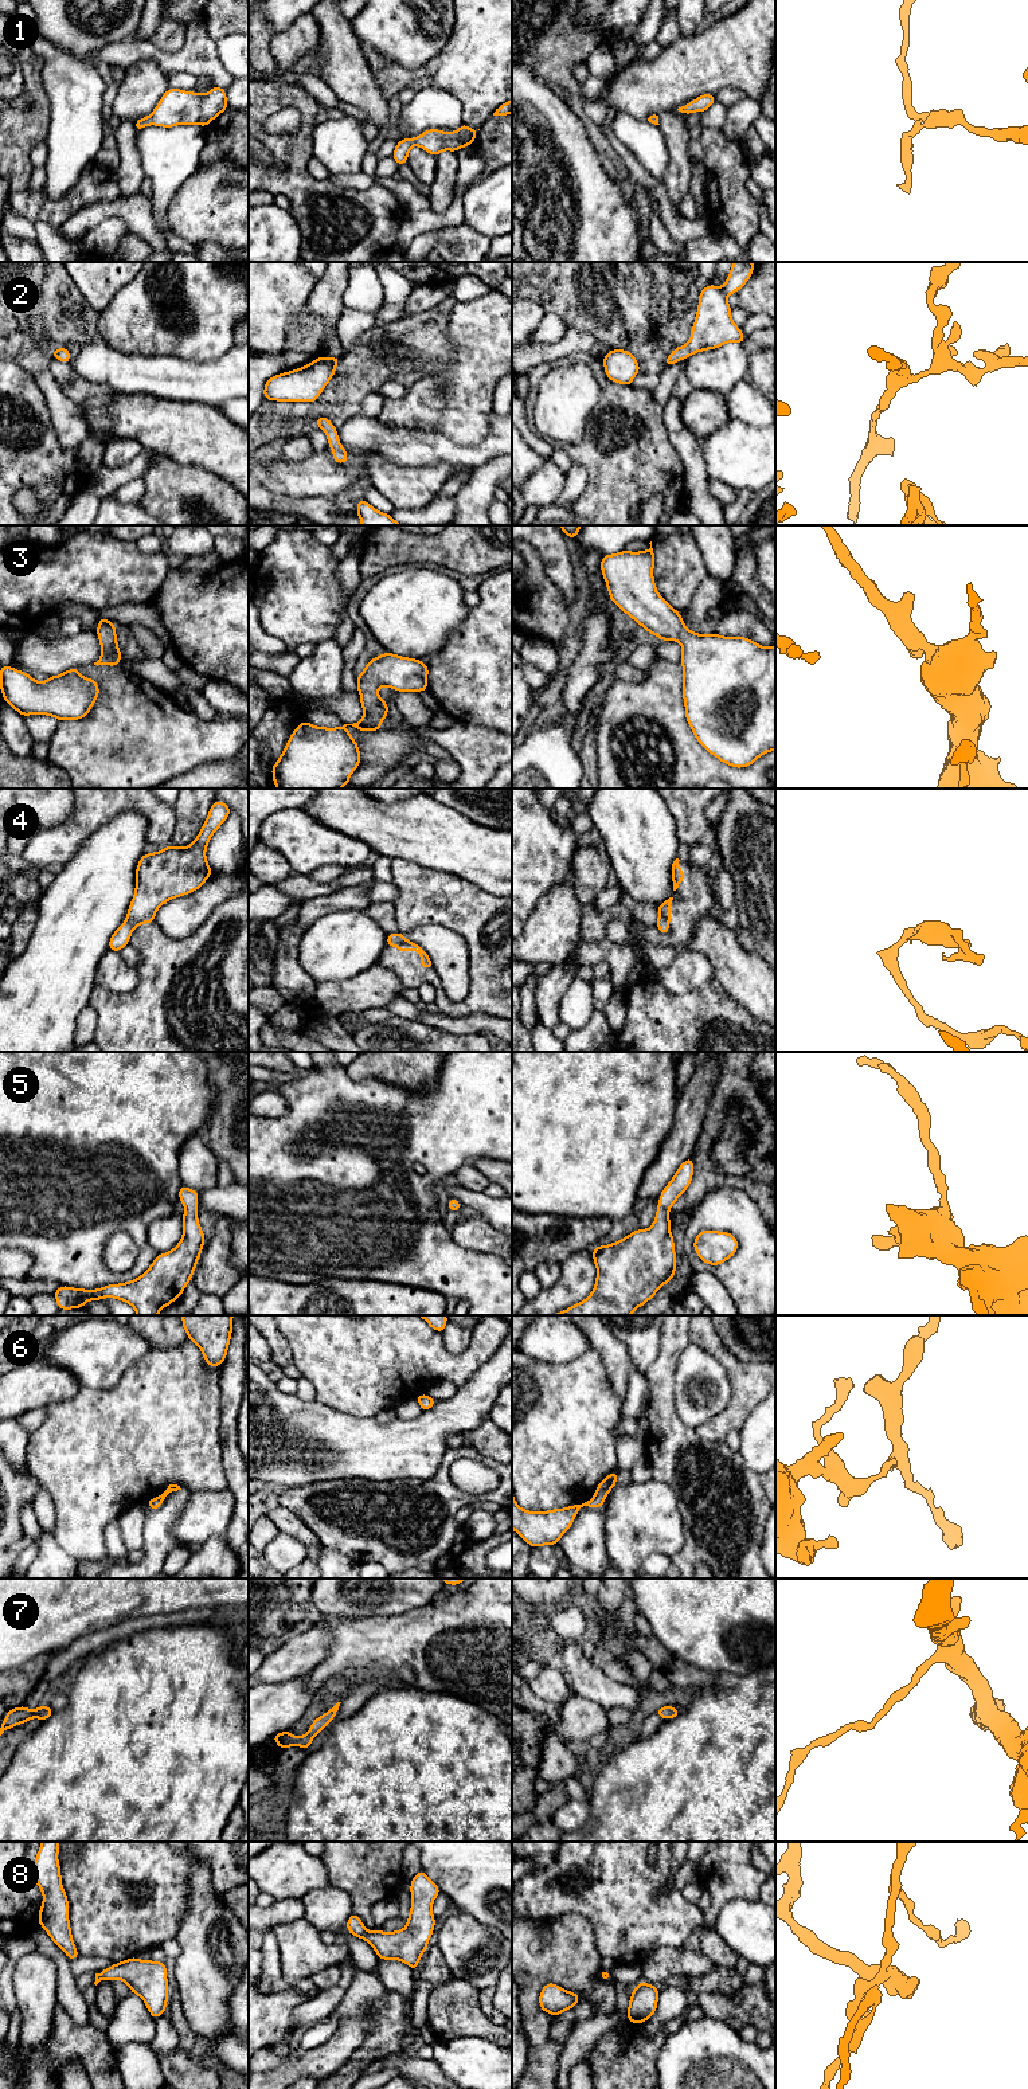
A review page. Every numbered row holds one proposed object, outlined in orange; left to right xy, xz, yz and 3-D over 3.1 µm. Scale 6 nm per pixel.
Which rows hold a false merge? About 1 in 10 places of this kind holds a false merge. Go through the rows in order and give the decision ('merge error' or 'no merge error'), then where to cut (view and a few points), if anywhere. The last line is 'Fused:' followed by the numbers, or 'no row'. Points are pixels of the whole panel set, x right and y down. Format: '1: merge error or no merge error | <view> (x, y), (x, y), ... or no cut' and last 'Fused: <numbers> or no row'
1: no merge error | no cut
2: no merge error | no cut
3: no merge error | no cut
4: merge error | xy (125, 919), (135, 926)
5: no merge error | no cut
6: no merge error | no cut
7: no merge error | no cut
8: no merge error | no cut
Fused: 4

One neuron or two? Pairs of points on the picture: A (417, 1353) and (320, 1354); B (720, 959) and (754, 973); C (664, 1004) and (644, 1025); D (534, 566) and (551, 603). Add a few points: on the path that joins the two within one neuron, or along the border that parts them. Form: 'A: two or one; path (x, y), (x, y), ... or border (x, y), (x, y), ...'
A: one; path (393, 1354), (344, 1354)
B: one; path (729, 961), (741, 973), (746, 973)
C: one; path (659, 1009), (649, 1020)
D: one; path (534, 575), (534, 583), (542, 594)

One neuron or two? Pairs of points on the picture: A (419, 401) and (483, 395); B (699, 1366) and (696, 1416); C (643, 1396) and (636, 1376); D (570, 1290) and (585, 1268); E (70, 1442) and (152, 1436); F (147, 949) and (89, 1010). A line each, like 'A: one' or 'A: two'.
A: one
B: one
C: one
D: one
E: one
F: two

